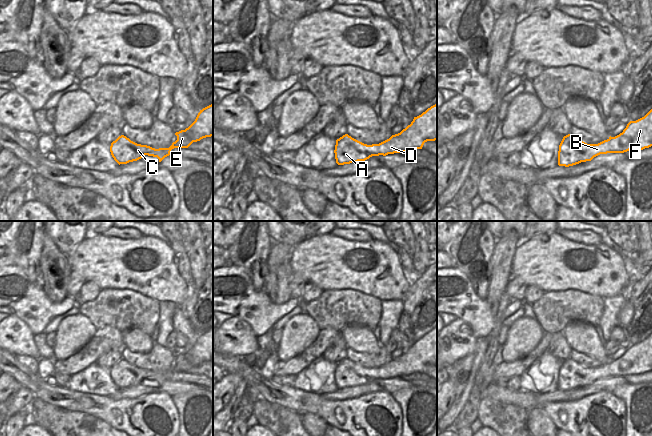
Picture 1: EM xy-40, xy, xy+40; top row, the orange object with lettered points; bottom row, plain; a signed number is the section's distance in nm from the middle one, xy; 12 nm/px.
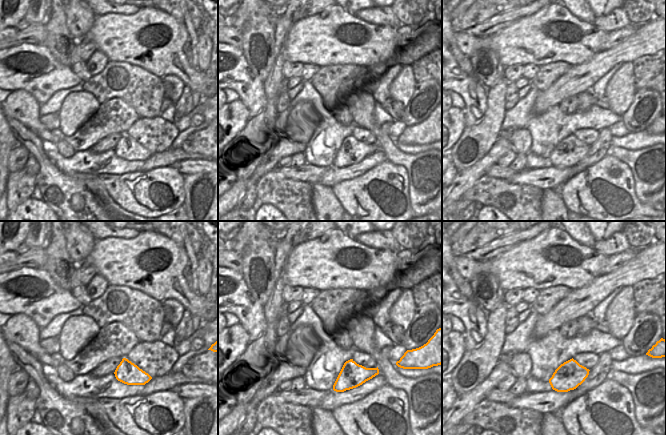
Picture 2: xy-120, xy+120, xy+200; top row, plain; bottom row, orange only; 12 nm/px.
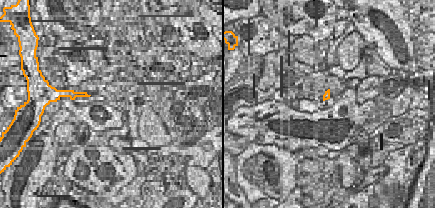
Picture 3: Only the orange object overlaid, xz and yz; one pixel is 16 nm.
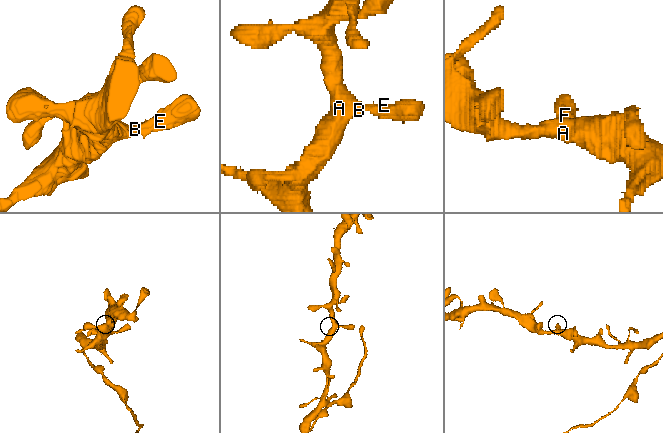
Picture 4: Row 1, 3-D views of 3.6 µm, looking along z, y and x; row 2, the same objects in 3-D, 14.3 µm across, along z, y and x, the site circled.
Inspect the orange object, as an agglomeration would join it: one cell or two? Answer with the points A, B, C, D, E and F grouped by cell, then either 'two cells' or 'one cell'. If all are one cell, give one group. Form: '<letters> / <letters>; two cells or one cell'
A B C D E F; one cell

